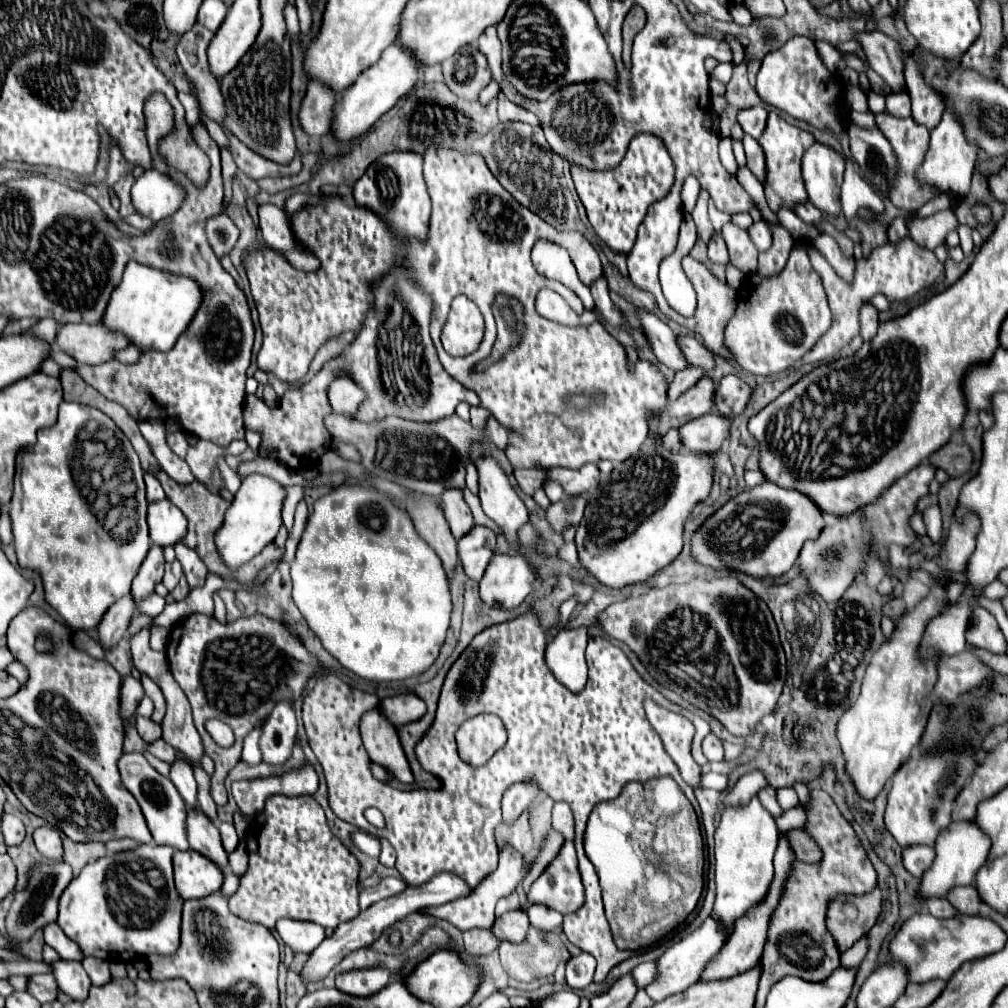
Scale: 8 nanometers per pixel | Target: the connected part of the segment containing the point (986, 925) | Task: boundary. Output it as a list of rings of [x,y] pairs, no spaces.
[[[917,912],[903,922],[899,932],[889,942],[889,962],[903,964],[909,982],[931,982],[949,980],[963,962],[985,958],[999,952],[1007,942],[1007,934],[991,920],[981,916],[955,916],[949,920],[939,920],[929,912]]]

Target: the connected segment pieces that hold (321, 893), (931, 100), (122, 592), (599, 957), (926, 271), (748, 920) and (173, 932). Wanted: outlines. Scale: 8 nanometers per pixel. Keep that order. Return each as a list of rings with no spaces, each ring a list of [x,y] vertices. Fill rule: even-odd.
[[[271,796],[265,810],[253,820],[253,836],[257,840],[257,852],[249,854],[249,870],[241,876],[239,890],[229,898],[229,908],[239,918],[259,922],[269,930],[275,930],[277,920],[309,920],[323,924],[325,928],[337,928],[339,924],[353,920],[359,914],[359,862],[357,858],[335,838],[327,826],[323,808],[311,796]]]
[[[905,64],[905,82],[907,94],[913,102],[913,120],[927,126],[929,130],[935,128],[945,110],[943,98],[939,92],[935,92],[935,88],[925,84],[927,80],[919,76],[919,68],[915,68],[915,64]]]
[[[61,402],[57,422],[51,428],[41,428],[37,442],[17,454],[9,510],[19,566],[35,570],[41,576],[45,602],[59,612],[71,630],[93,630],[99,626],[107,608],[127,596],[131,580],[135,572],[139,572],[150,548],[142,467],[141,474],[135,474],[139,532],[129,542],[115,540],[103,530],[73,482],[69,460],[73,458],[77,432],[93,418],[91,408],[79,402]]]
[[[579,846],[579,848],[575,848],[575,850],[577,850],[577,858],[579,858],[579,872],[581,872],[583,886],[585,886],[585,902],[583,902],[583,906],[581,906],[577,912],[565,916],[562,930],[565,932],[565,936],[567,936],[575,946],[579,946],[583,952],[591,954],[591,956],[597,960],[597,968],[595,968],[593,982],[603,982],[605,976],[607,976],[607,972],[609,972],[613,966],[617,966],[619,962],[635,956],[635,952],[617,950],[617,946],[615,946],[615,942],[613,942],[613,936],[611,936],[611,930],[609,930],[609,924],[607,924],[605,914],[603,914],[601,888],[599,888],[599,882],[597,882],[597,872],[595,872],[593,864],[589,862],[589,858],[585,856],[583,846]]]
[[[903,238],[895,246],[879,246],[867,258],[859,258],[855,262],[855,280],[853,282],[845,282],[841,276],[837,276],[835,268],[825,260],[825,256],[819,250],[813,248],[813,244],[807,242],[805,248],[811,258],[813,268],[817,270],[817,274],[823,280],[823,286],[829,298],[829,308],[833,314],[833,324],[829,332],[815,344],[815,348],[801,362],[795,364],[795,368],[803,366],[805,362],[821,362],[827,358],[835,358],[841,352],[841,348],[847,346],[859,334],[859,308],[867,304],[875,294],[881,292],[891,302],[901,302],[905,298],[911,298],[919,290],[931,286],[943,272],[943,264],[937,260],[937,256],[931,250],[913,242],[911,238]]]
[[[785,836],[779,838],[779,846],[777,846],[777,852],[775,852],[775,880],[773,880],[773,886],[771,886],[771,892],[767,894],[767,898],[763,900],[763,904],[757,904],[755,908],[751,908],[743,918],[739,918],[735,922],[735,932],[729,936],[729,940],[725,940],[723,948],[719,950],[719,956],[715,956],[715,960],[711,960],[711,964],[707,964],[707,968],[703,970],[703,976],[699,978],[699,982],[707,982],[707,980],[727,980],[731,976],[737,976],[737,974],[743,974],[747,970],[751,970],[755,964],[759,964],[761,960],[761,952],[763,952],[763,944],[765,944],[765,938],[767,938],[767,924],[769,924],[769,916],[771,916],[771,910],[777,906],[779,902],[779,894],[781,894],[781,888],[783,888],[783,882],[787,878],[787,872],[791,868],[791,862],[795,860],[791,848],[789,848],[789,842]]]
[[[139,844],[135,850],[113,854],[113,858],[103,856],[91,864],[87,864],[77,878],[65,888],[59,898],[59,916],[57,924],[63,932],[73,938],[85,956],[103,958],[107,962],[131,962],[139,956],[163,954],[169,956],[179,948],[179,926],[181,926],[181,906],[183,898],[179,898],[173,882],[173,866],[171,866],[173,848],[159,844]]]

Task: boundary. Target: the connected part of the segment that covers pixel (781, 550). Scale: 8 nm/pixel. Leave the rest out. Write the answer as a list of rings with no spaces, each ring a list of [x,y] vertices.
[[[763,482],[725,502],[693,532],[691,558],[715,570],[733,570],[751,578],[775,578],[795,564],[803,542],[817,538],[823,526],[819,508],[805,494]]]

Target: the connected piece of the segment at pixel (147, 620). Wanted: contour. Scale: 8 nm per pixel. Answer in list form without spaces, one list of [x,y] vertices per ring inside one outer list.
[[[142,614],[135,615],[134,618],[132,618],[131,624],[128,628],[130,635],[131,636],[135,635],[143,627],[151,627],[152,621],[153,618],[147,615],[142,615]]]

